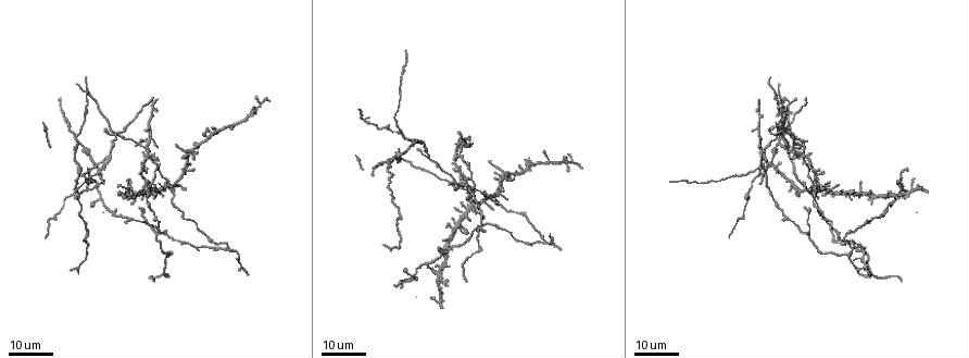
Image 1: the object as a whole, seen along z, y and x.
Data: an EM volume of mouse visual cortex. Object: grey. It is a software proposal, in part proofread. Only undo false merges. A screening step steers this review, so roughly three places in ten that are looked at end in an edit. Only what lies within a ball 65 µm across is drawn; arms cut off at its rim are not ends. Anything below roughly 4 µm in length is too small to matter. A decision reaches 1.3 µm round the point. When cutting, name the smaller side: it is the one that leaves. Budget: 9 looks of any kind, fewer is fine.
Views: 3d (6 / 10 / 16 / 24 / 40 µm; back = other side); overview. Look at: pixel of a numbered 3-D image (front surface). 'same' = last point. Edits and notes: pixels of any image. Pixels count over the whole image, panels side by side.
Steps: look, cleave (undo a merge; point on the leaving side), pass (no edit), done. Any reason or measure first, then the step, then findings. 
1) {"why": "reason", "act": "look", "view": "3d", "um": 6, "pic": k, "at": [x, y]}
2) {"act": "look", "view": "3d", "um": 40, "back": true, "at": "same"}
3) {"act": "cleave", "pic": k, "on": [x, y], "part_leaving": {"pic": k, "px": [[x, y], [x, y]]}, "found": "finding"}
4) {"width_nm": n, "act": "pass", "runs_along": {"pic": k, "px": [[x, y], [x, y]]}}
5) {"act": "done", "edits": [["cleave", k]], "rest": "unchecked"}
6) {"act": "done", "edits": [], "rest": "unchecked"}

{"why": "four or more arms meet", "act": "look", "view": "3d", "um": 24, "pic": 1, "at": [462, 143]}

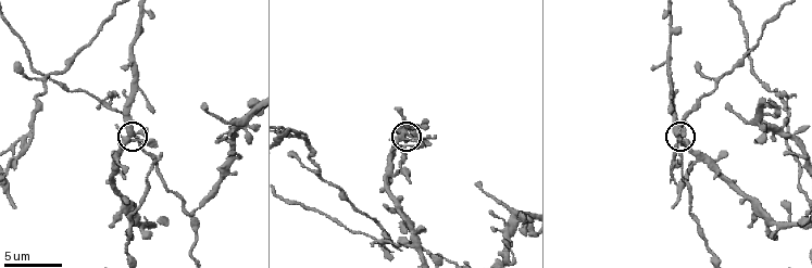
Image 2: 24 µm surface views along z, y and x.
{"act": "look", "view": "3d", "um": 10, "pic": 2, "at": [674, 132]}

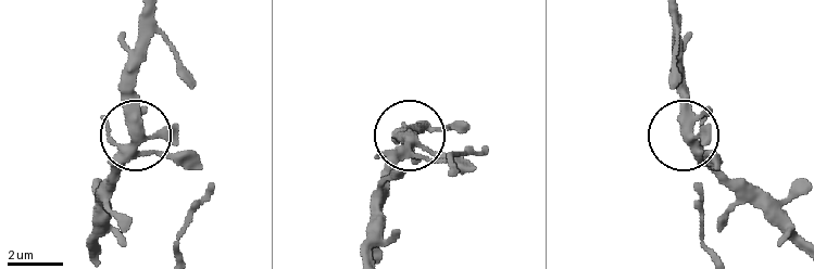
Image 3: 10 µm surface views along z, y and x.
{"arms": 4, "act": "pass", "found": "continuous, no second neuron"}

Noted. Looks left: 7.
{"why": "four-way junction", "act": "look", "view": "3d", "um": 16, "pic": 1, "at": [78, 136]}

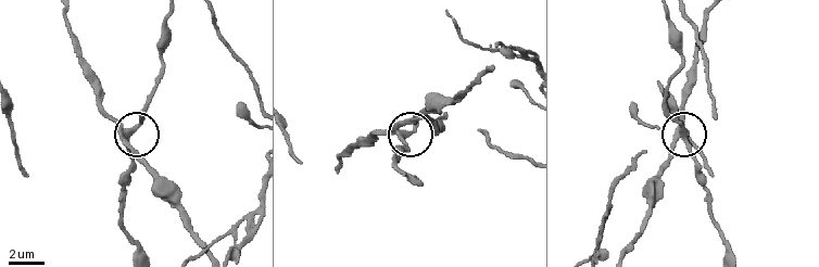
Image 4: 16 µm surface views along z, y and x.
{"act": "look", "view": "3d", "um": 10, "pic": 4, "at": [684, 134]}

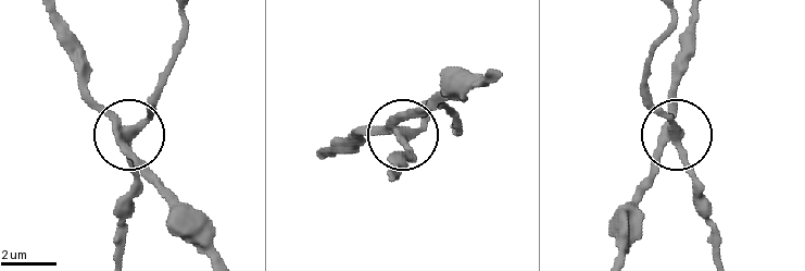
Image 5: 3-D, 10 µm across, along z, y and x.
{"arms": 4, "act": "cleave", "pic": 5, "on": [412, 112], "part_leaving": {"pic": 5, "px": [[395, 128], [485, 74]]}, "found": "two neurons meet here"}

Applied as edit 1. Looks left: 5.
{"why": "thick turns thin", "act": "look", "view": "3d", "um": 24, "pic": 1, "at": [83, 119]}

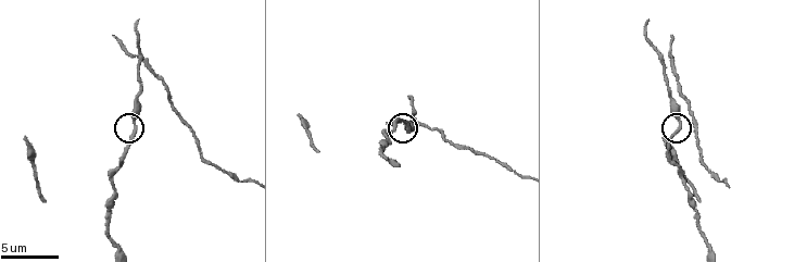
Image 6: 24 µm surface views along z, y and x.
{"act": "look", "view": "3d", "um": 10, "pic": 6, "at": [134, 124]}

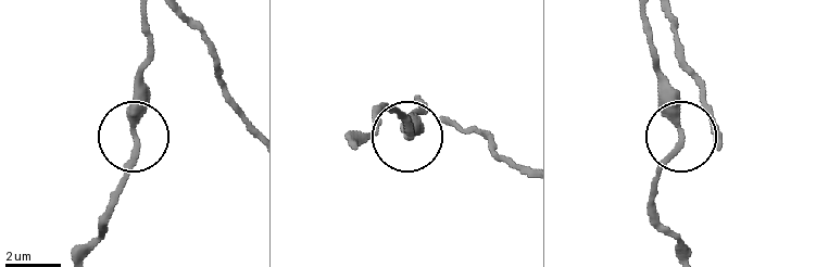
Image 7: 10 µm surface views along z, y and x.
{"act": "pass", "runs_along": {"pic": 7, "px": [[642, 23], [666, 114], [685, 141], [652, 188]]}, "found": "all the same neuron"}

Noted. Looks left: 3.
{"why": "side arm on a straight run", "act": "look", "view": "3d", "um": 10, "pic": 2, "at": [190, 217]}

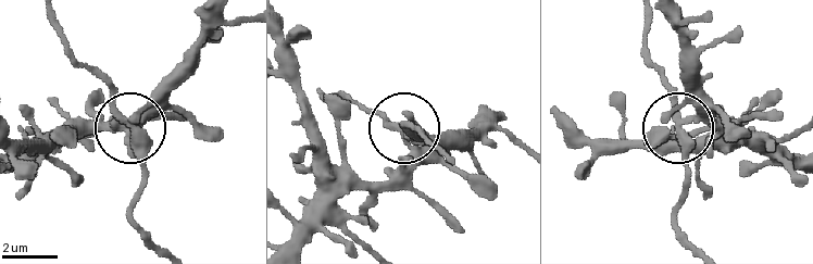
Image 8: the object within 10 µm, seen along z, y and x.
{"width_nm": 290, "act": "cleave", "pic": 8, "on": [113, 88], "part_leaving": {"pic": 8, "px": [[682, 123], [688, 184], [674, 220], [692, 244]]}, "found": "two neurons meet here"}

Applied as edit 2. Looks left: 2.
{"act": "done", "edits": [["cleave", 5], ["cleave", 8]], "rest": "unchecked"}

